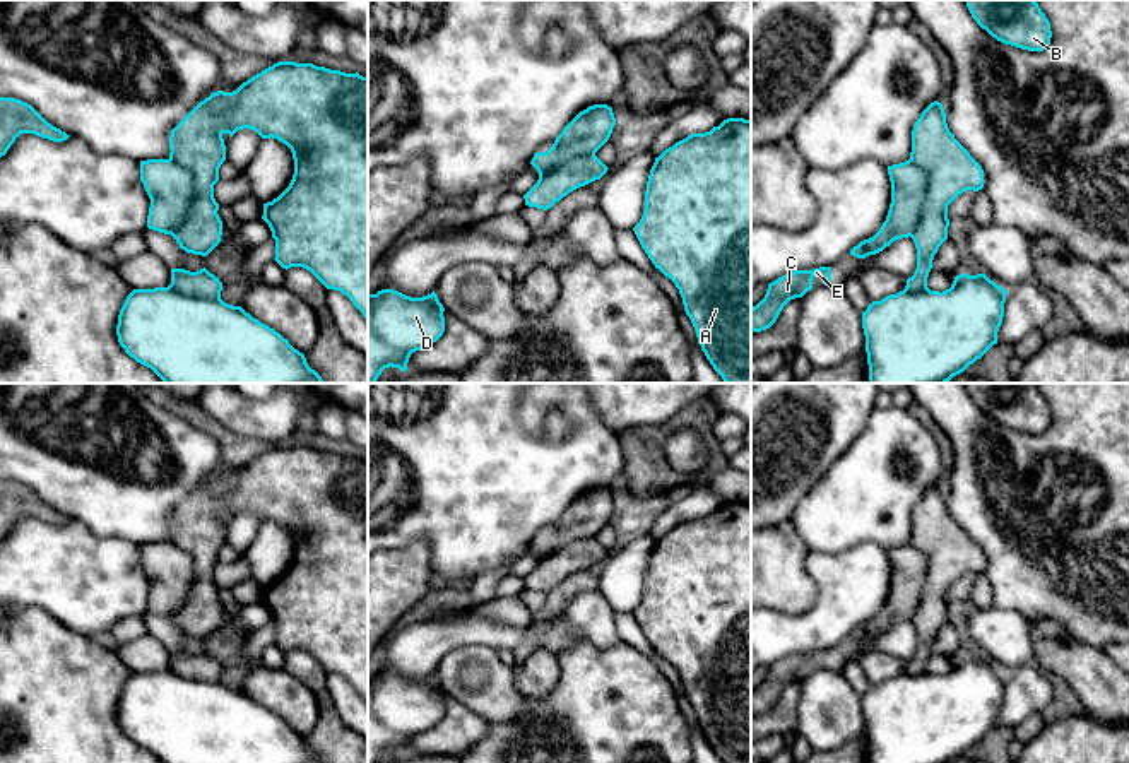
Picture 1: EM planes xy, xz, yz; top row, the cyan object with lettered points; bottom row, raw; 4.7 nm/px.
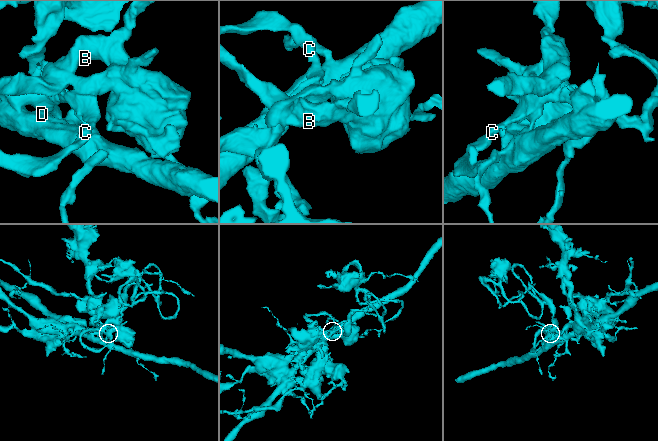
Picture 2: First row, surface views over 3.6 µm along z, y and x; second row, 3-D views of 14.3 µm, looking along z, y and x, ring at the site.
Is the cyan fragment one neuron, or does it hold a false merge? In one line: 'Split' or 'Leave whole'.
Leave whole

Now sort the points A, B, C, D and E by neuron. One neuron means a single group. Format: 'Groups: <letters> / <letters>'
Groups: A B C D E

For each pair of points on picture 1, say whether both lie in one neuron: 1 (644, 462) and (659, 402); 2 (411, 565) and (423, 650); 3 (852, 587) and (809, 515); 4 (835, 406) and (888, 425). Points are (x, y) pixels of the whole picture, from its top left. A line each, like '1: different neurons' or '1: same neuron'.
1: different neurons
2: different neurons
3: different neurons
4: different neurons

